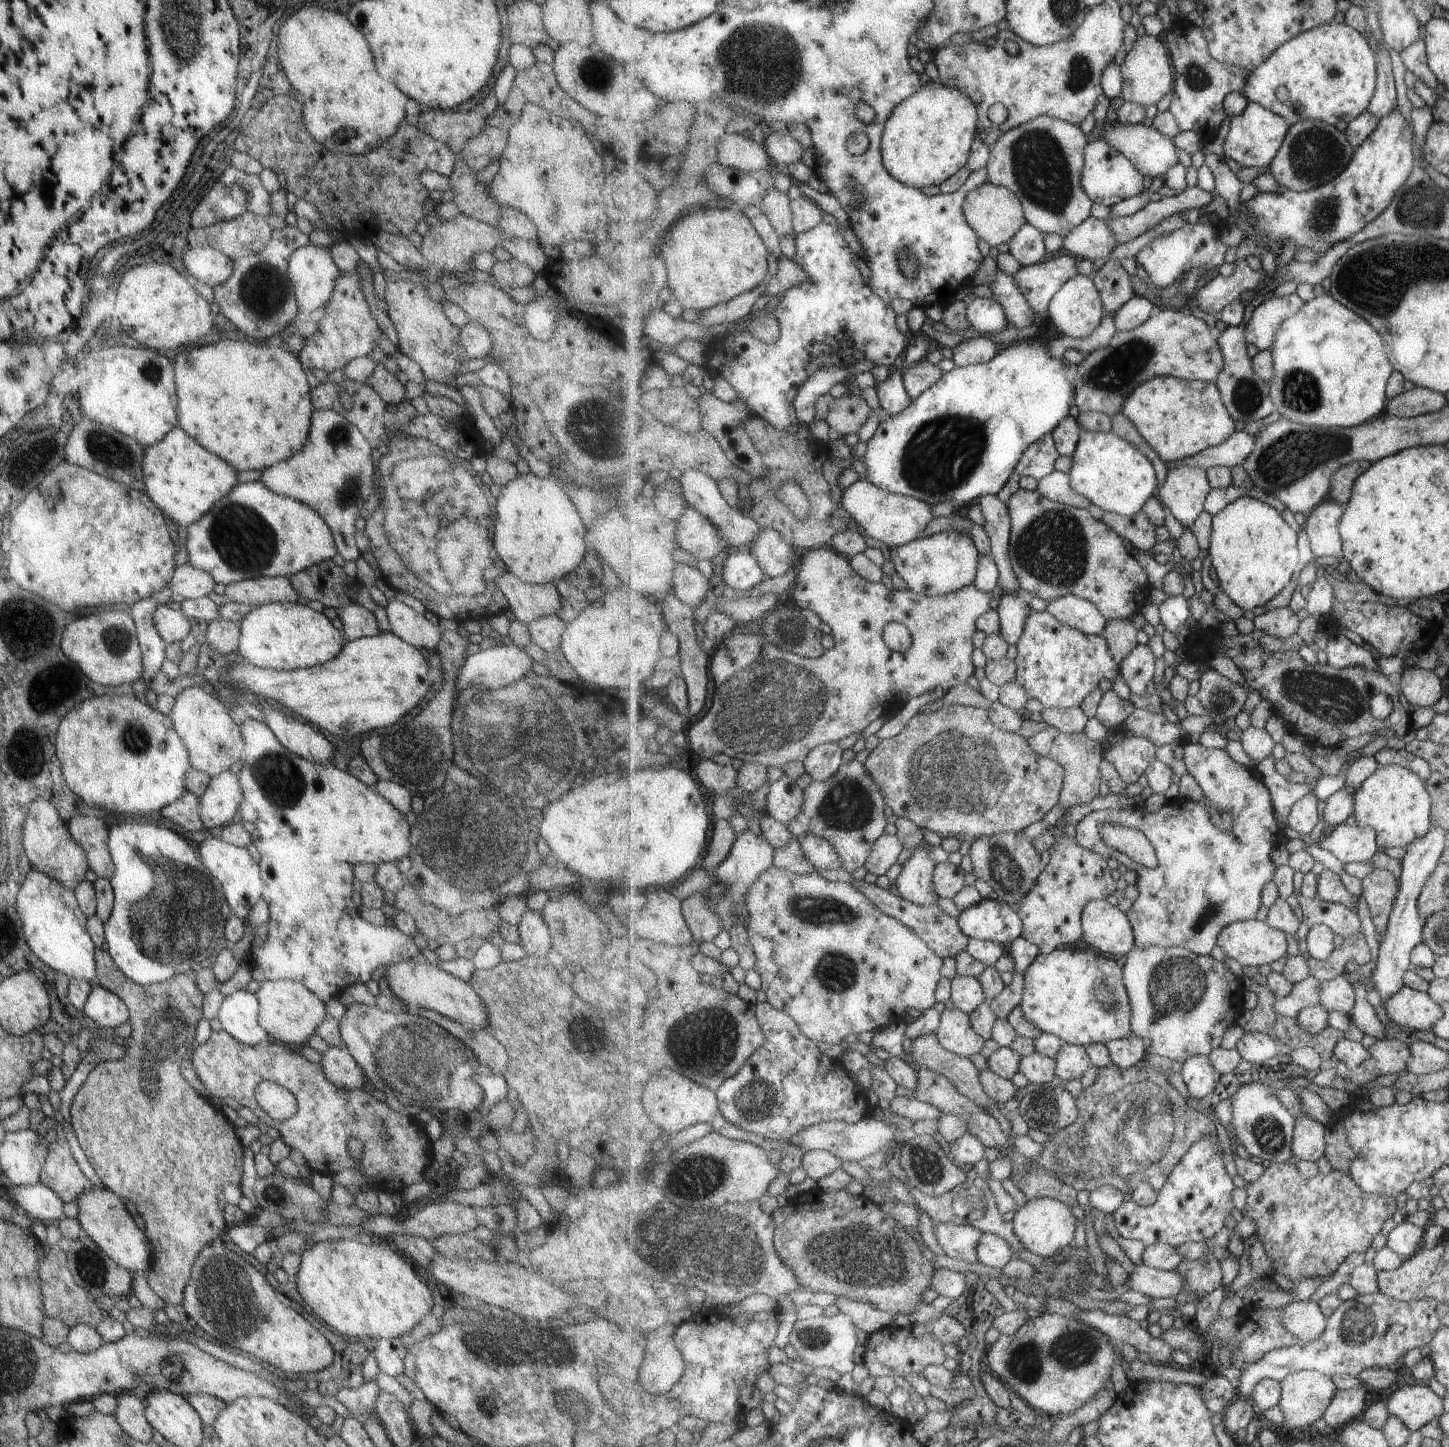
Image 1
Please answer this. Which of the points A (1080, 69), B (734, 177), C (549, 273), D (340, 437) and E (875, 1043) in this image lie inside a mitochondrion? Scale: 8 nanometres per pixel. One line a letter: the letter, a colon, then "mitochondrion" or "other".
A: mitochondrion
B: other
C: other
D: mitochondrion
E: other

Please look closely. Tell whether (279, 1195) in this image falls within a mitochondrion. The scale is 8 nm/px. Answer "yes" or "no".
yes

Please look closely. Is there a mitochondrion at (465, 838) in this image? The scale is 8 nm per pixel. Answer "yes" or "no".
yes

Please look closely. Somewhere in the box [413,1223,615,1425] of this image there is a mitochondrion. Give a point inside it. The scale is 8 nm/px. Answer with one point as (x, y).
(489, 1347)

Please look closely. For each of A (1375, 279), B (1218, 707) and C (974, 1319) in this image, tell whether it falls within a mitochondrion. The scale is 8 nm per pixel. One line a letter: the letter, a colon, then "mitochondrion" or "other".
A: mitochondrion
B: other
C: other

